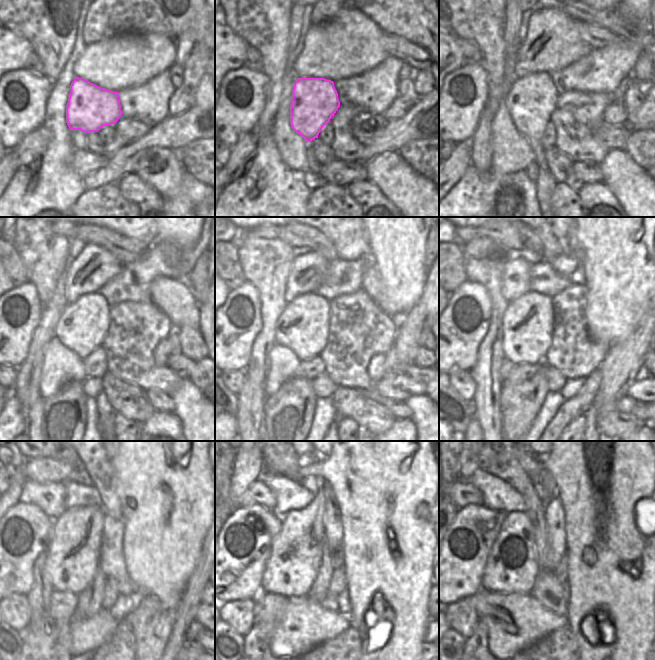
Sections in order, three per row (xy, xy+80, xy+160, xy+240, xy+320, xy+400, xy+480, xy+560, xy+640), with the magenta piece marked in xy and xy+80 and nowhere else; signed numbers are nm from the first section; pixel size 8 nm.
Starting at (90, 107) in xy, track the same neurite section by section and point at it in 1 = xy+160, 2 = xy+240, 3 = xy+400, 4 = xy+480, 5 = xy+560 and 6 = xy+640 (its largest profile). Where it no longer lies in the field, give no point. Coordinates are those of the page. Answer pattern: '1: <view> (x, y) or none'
1: xy+160 (531, 101)
2: xy+240 (83, 324)
3: xy+400 (527, 324)
4: xy+480 (73, 558)
5: xy+560 (291, 568)
6: xy+640 (512, 566)

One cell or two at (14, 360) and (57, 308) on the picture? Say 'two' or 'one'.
two

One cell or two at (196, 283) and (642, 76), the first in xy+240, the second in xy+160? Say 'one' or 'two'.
one

